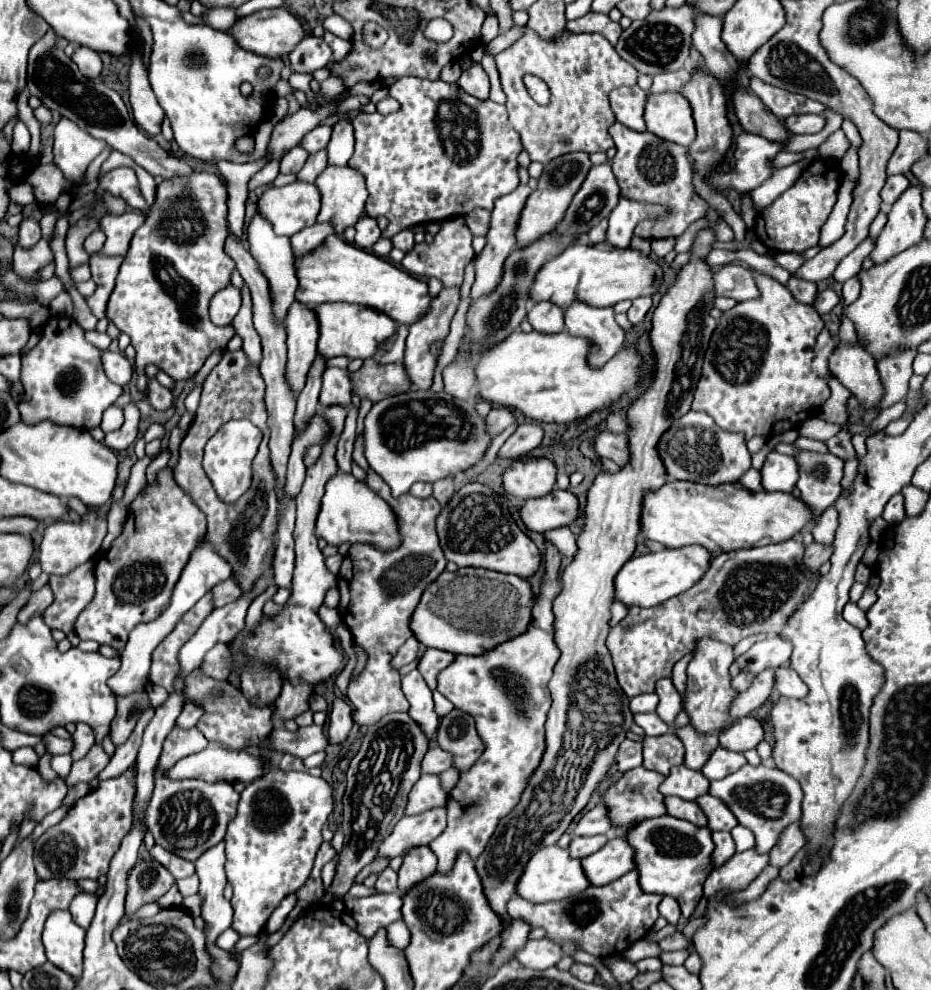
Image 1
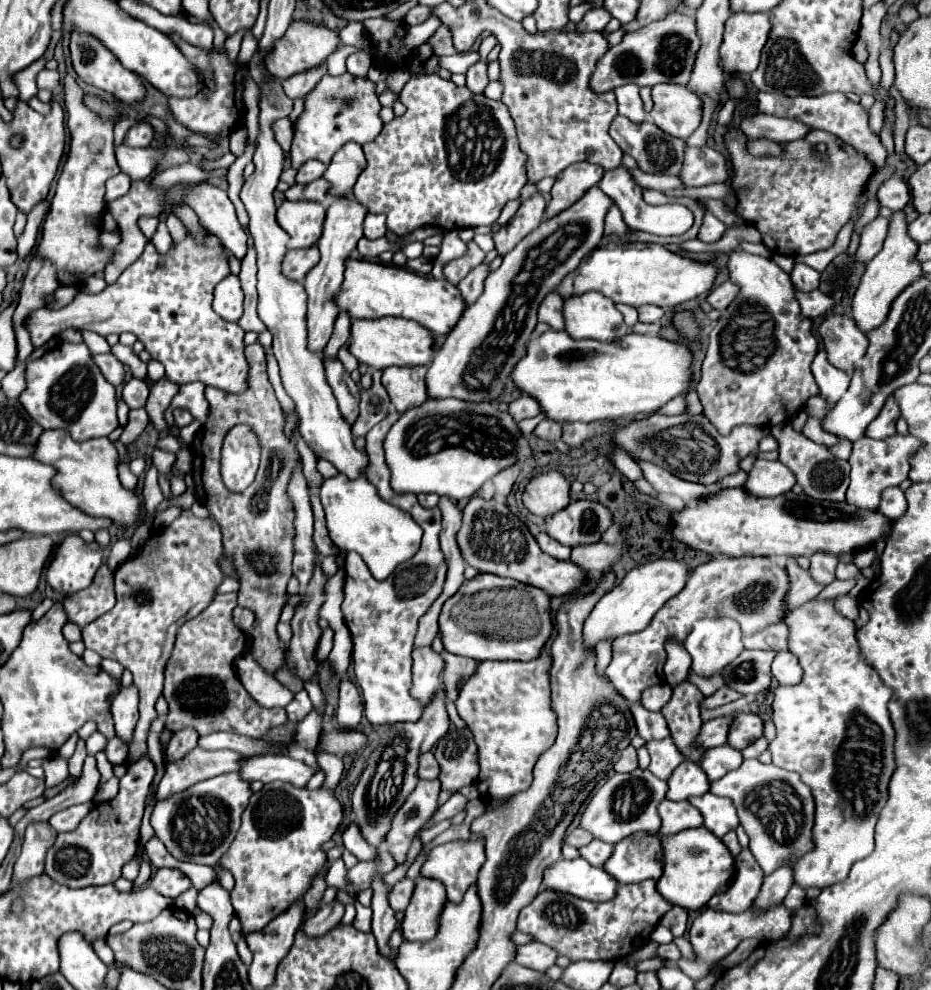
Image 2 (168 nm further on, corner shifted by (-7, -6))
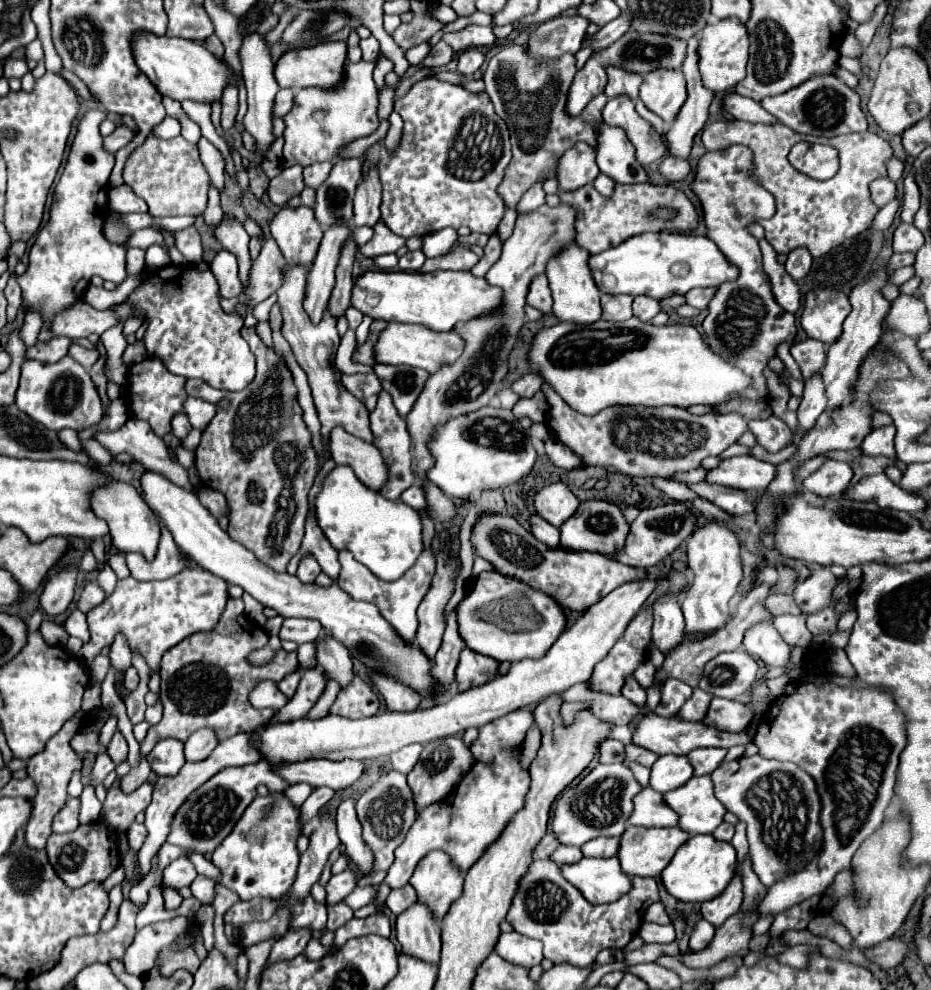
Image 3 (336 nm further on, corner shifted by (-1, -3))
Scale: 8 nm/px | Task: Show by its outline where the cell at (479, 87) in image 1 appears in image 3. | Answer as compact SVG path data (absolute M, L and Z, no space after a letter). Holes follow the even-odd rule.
M468 48L466 52L460 54L458 58L458 72L464 76L472 76L484 62L484 52L478 48Z

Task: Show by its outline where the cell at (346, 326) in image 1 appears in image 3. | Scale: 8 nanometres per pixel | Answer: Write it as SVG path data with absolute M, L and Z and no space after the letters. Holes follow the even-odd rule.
M390 322L382 336L378 336L374 344L374 356L380 364L394 364L394 366L416 366L424 368L426 372L436 372L440 364L450 364L462 354L462 338L456 332L434 332L420 324L398 324Z

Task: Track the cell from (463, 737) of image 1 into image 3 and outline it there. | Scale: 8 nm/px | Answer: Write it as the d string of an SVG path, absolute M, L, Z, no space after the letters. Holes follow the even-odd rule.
M450 736L446 738L444 746L440 752L432 752L430 756L424 754L424 760L418 762L418 766L412 768L412 772L408 774L408 784L414 792L414 802L416 808L422 810L430 804L434 804L434 800L444 800L450 792L454 792L454 788L458 786L458 782L462 780L462 776L466 776L466 772L476 764L476 758L472 756L472 752L464 746L460 736Z

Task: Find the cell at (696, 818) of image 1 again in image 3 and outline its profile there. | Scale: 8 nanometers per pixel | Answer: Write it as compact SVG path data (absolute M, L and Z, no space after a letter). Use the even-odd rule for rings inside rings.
M646 786L644 792L634 798L630 824L646 828L678 828L678 812L666 808L666 802L662 802L662 794Z

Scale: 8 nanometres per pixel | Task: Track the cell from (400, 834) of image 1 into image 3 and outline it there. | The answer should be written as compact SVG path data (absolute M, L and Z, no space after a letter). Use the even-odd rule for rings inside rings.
M346 868L344 872L332 876L330 882L328 882L328 886L326 886L328 904L338 904L338 902L342 902L342 898L348 896L348 894L354 890L356 880L358 880L358 876L356 876L350 868Z

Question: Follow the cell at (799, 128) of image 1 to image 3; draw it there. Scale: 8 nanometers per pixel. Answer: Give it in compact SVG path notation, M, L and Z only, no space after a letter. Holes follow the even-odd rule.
M740 94L724 96L724 110L734 120L742 120L742 122L750 122L750 124L776 124L778 122L758 102L750 100L750 98L744 98Z

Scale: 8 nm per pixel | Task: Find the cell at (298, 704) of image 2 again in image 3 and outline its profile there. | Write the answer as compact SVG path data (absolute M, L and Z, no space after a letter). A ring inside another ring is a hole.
M298 670L298 672L290 674L290 676L286 676L282 682L278 682L278 688L280 688L280 692L282 692L286 698L292 698L292 696L296 694L296 688L298 688L298 682L300 682L300 676L302 676L302 672Z

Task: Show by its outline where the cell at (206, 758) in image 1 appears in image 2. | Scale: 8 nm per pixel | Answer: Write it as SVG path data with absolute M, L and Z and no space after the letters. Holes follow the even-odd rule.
M260 755L248 757L244 761L244 767L240 769L240 775L250 781L284 781L294 787L306 787L308 781L320 771L320 767L310 767L302 761L294 761L288 755Z

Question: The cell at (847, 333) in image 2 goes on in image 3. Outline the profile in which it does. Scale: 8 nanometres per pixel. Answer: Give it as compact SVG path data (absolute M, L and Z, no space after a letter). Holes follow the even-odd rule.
M812 290L804 296L804 312L800 318L808 338L820 340L826 346L842 336L842 324L850 314L848 296L838 290Z

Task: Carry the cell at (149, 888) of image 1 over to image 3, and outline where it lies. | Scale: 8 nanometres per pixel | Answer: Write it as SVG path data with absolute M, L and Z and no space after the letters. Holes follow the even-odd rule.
M180 856L178 860L174 860L172 864L168 864L162 872L162 886L166 888L186 888L194 882L196 878L196 870L194 866Z

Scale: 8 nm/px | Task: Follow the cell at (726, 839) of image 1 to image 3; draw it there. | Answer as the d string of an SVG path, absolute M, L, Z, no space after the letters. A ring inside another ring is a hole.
M722 822L716 830L714 830L714 834L712 834L714 838L718 838L718 840L724 840L724 842L730 842L732 840L732 836L734 836L734 826L732 824L728 824L728 822Z

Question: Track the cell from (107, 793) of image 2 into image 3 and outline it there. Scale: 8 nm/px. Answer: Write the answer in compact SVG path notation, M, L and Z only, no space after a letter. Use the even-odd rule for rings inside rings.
M114 782L108 788L106 800L102 803L100 818L114 830L114 832L126 832L126 828L134 822L138 812L144 812L146 806L152 800L152 786L154 782L144 782L138 790L131 794L122 794L118 788L118 782Z

